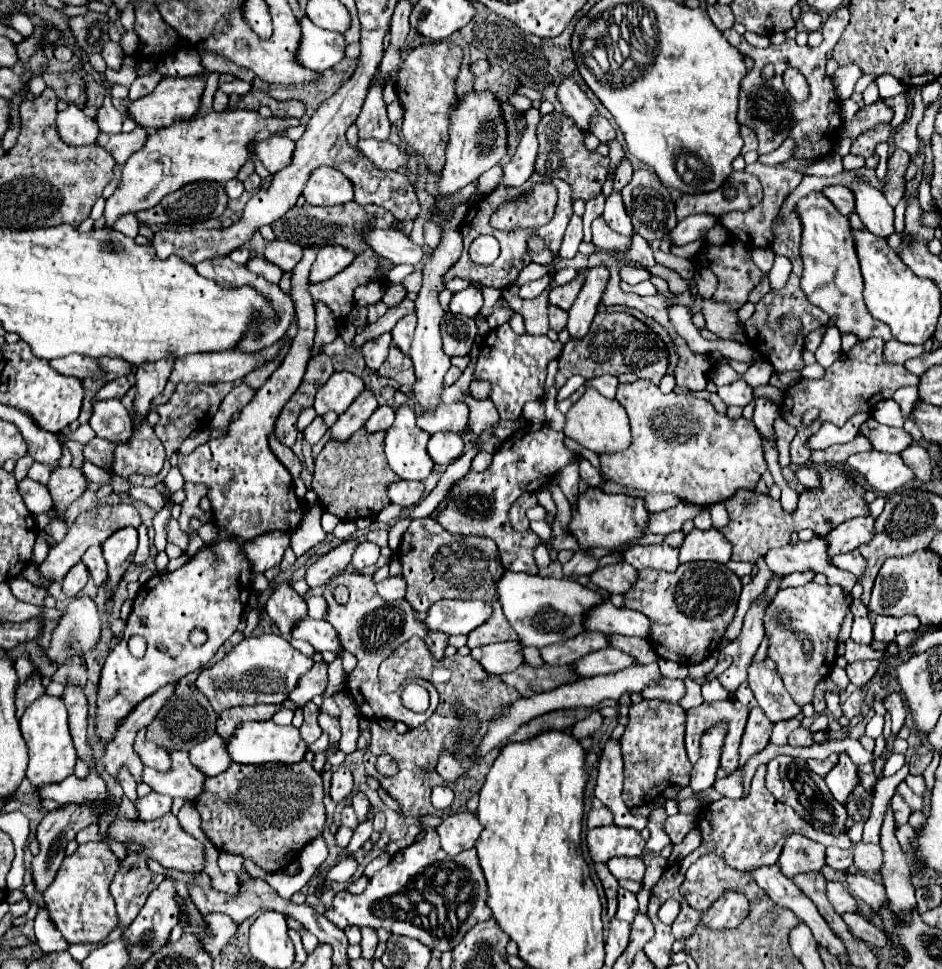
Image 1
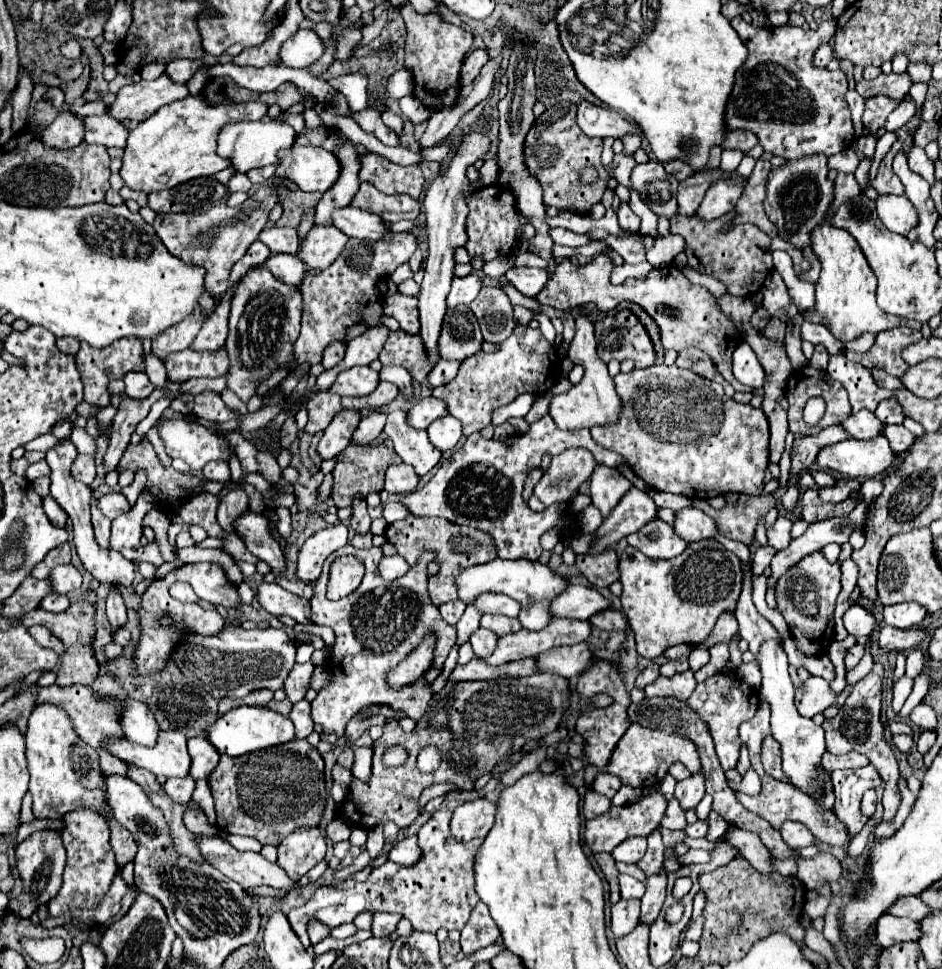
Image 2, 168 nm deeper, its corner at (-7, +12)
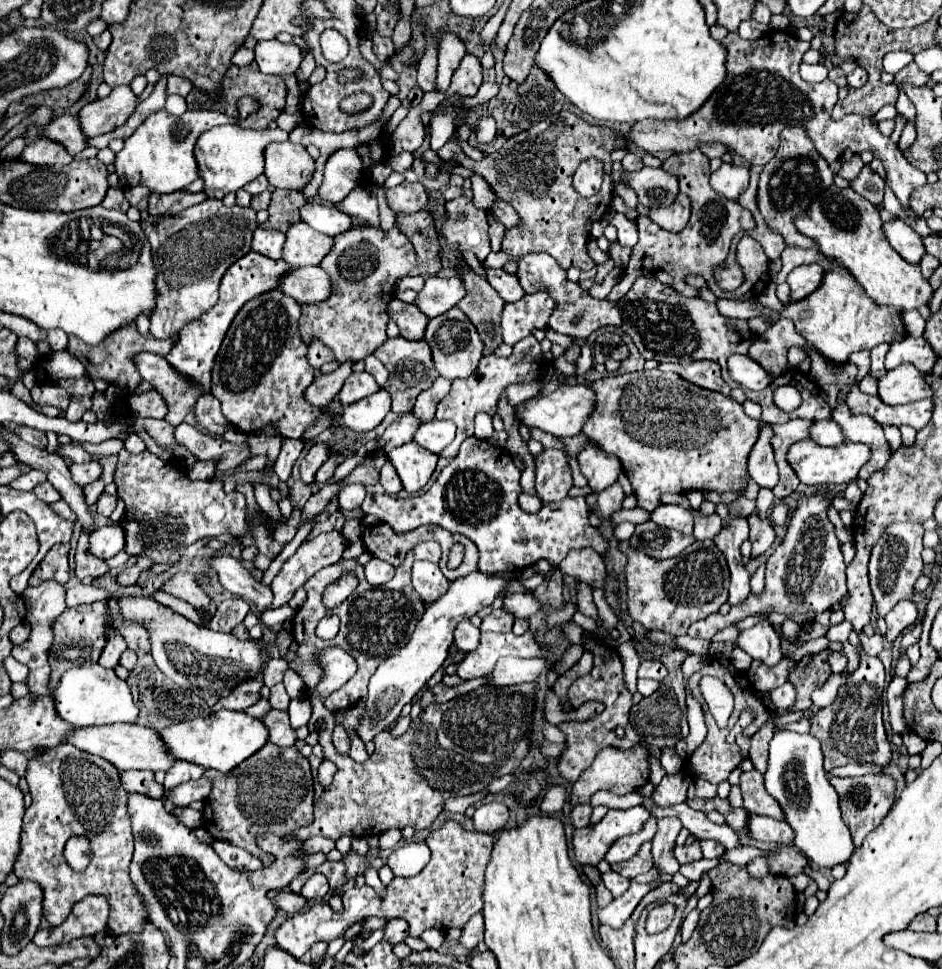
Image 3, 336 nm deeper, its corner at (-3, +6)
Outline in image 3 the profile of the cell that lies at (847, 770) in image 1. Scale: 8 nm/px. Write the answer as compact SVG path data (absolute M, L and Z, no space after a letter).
M867 774L859 778L831 778L831 784L841 798L843 822L851 830L855 848L859 848L865 836L875 830L891 810L891 804L895 802L895 780L887 774Z

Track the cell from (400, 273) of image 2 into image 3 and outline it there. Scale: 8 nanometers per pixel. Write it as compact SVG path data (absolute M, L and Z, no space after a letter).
M407 275L399 279L395 285L397 292L403 292L407 289L415 290L420 292L425 284L424 279L421 276L410 276Z

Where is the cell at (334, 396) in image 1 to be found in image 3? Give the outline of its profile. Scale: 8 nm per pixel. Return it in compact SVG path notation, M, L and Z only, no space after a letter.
M353 372L345 380L345 384L343 384L341 392L337 394L337 398L341 400L343 406L349 406L349 404L353 404L361 398L367 398L367 396L375 394L377 390L379 390L379 386L375 384L375 378L369 372Z

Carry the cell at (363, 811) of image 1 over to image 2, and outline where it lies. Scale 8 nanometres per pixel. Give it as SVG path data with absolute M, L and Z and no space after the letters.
M363 746L355 750L355 762L353 762L353 774L361 780L361 778L369 778L371 776L371 756L373 756L373 748L371 746Z

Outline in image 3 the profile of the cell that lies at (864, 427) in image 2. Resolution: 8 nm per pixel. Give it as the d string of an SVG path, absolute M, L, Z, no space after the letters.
M831 418L815 422L811 428L811 438L821 446L839 446L839 444L847 442L839 424L835 424L835 420L831 420Z

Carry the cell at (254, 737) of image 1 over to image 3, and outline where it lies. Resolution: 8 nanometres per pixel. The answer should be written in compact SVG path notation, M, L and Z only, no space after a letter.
M219 710L207 718L179 722L161 730L161 736L177 760L195 762L203 768L215 768L219 772L231 772L237 764L247 760L269 742L267 726L263 724L263 720L235 710Z

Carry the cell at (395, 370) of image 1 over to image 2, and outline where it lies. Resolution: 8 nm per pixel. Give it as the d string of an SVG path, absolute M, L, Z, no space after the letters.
M403 330L389 332L379 360L383 366L395 364L407 368L415 382L423 382L433 368L431 362L427 362L427 354L423 354L423 342L419 342L419 336L405 334Z

